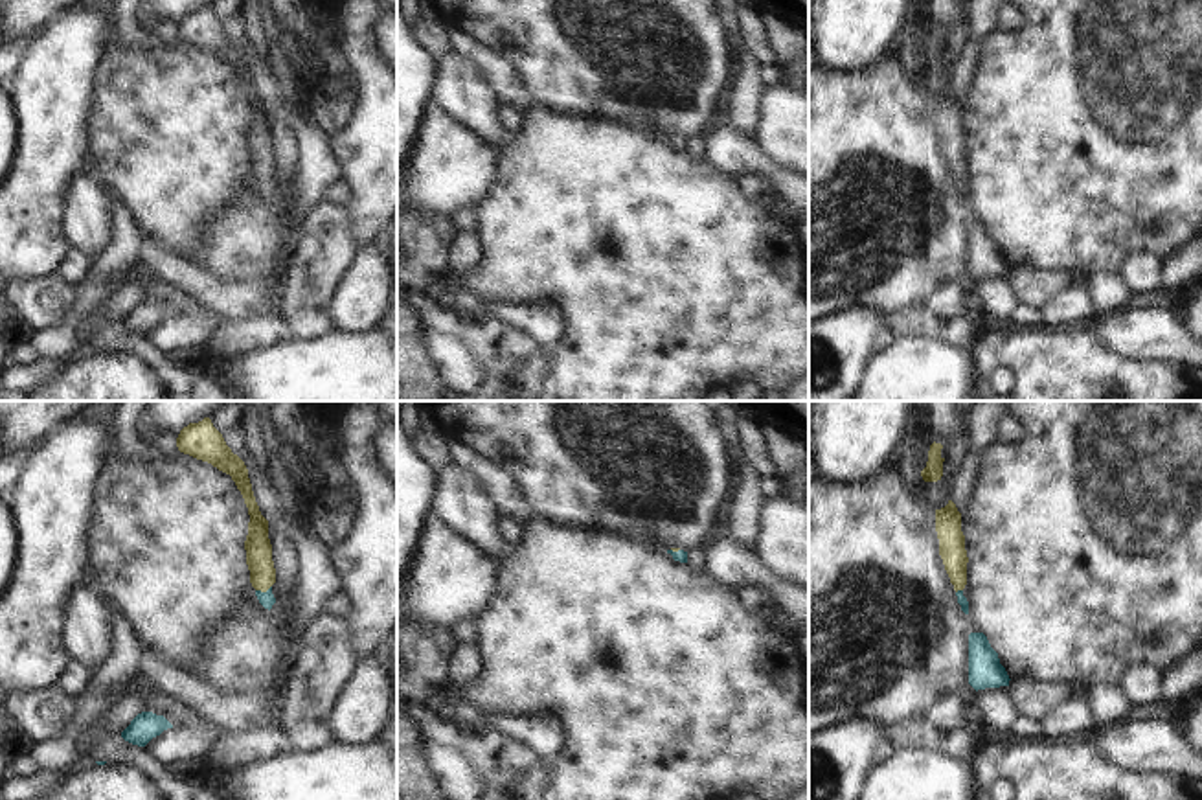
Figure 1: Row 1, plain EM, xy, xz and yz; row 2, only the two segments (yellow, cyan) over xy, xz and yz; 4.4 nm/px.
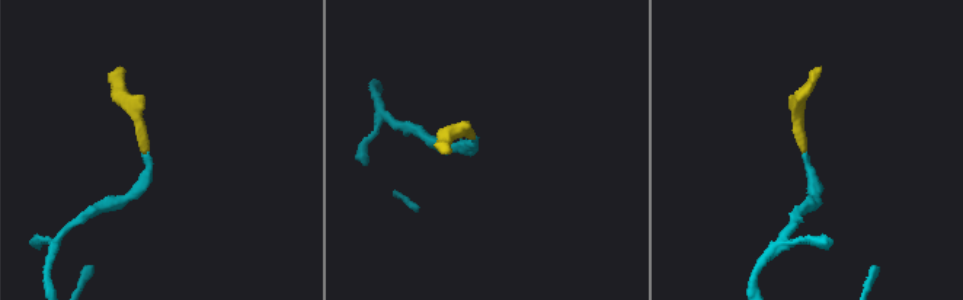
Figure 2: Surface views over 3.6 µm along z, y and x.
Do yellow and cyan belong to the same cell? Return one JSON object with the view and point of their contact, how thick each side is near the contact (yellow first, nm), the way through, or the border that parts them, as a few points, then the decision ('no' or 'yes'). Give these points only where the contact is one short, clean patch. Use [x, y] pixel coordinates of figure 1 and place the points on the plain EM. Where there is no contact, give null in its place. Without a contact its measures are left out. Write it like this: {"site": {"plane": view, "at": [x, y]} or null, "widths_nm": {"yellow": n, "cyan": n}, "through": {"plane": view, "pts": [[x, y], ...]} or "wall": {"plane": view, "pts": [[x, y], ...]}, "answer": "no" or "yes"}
{"site": {"plane": "xy", "at": [263, 179]}, "widths_nm": {"yellow": 120, "cyan": 70}, "through": {"plane": "xy", "pts": [[258, 135], [263, 179], [267, 188]]}, "answer": "yes"}

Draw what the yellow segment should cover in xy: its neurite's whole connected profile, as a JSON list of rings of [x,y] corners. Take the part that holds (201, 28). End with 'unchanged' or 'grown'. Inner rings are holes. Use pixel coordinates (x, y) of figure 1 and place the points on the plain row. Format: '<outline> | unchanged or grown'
[[[210,6],[184,15],[176,26],[176,35],[180,40],[208,50],[219,59],[230,63],[241,79],[250,103],[248,123],[244,129],[250,171],[255,177],[259,191],[270,199],[276,191],[272,182],[276,156],[268,127],[268,109],[259,99],[244,50],[232,40]]] | grown

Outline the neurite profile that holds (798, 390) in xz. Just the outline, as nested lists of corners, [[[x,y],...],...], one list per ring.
[[[809,373],[783,390],[783,401],[809,401]]]

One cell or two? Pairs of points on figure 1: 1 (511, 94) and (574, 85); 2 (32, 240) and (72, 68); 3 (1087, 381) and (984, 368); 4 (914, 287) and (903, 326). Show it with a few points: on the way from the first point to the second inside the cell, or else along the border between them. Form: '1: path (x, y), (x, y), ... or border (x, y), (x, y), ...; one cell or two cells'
1: border (502, 57), (513, 67), (522, 89), (537, 103); two cells
2: path (32, 197), (54, 144), (54, 111); one cell
3: path (1061, 374), (1043, 359), (1009, 359); one cell
4: border (925, 304), (905, 304), (888, 319); two cells

